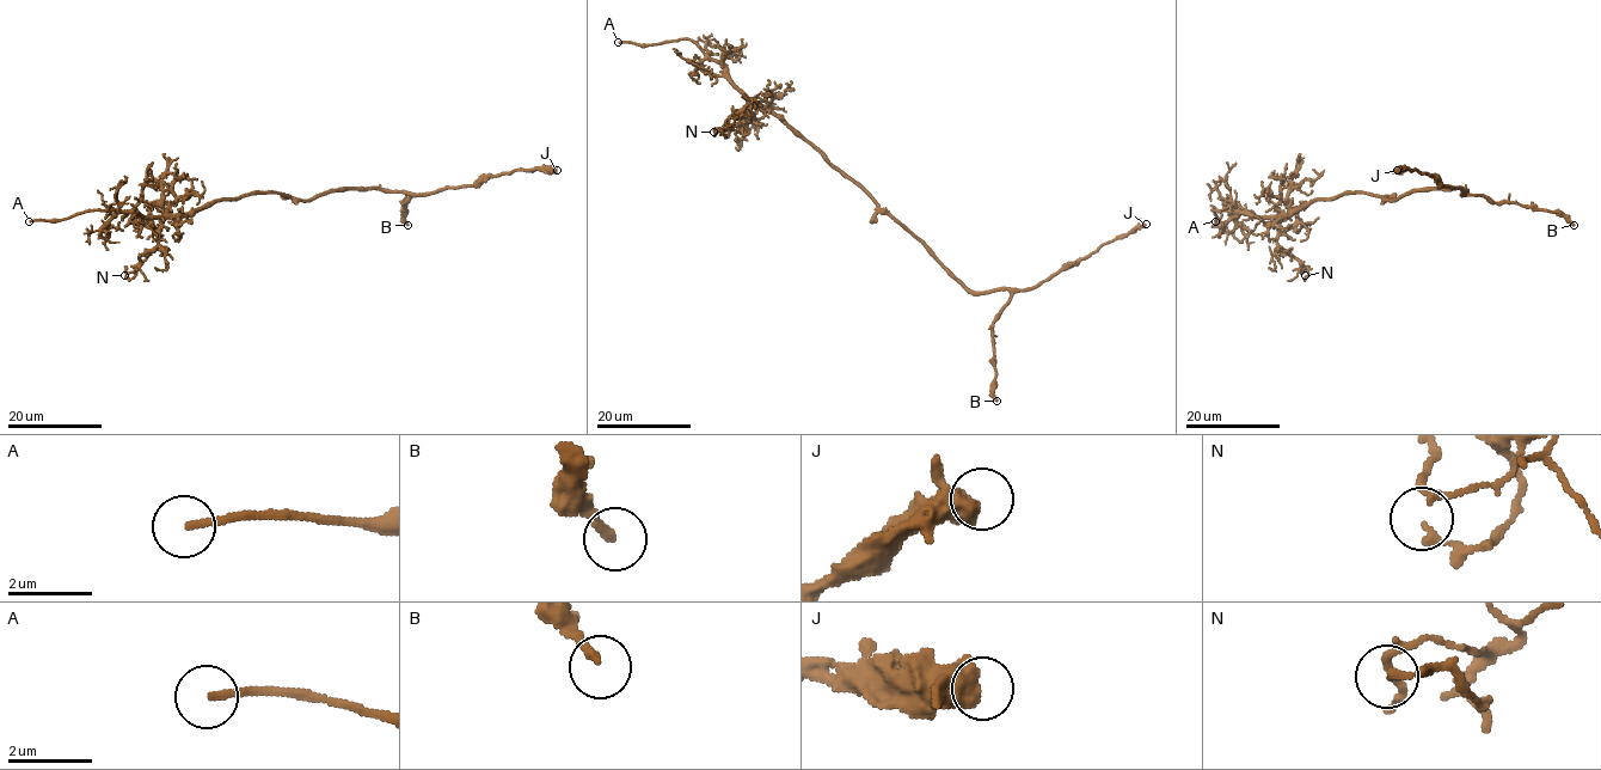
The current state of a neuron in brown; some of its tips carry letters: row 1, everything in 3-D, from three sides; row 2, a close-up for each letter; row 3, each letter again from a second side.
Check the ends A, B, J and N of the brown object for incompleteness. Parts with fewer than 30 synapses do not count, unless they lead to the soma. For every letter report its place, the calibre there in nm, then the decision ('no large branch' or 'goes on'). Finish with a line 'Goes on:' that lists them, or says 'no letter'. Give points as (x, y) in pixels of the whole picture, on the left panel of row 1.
A: at (29, 221); 170 nm thick; goes on
B: at (408, 225); 220 nm thick; no large branch
J: at (557, 170); 400 nm thick; no large branch
N: at (124, 275); 170 nm thick; no large branch
Goes on: A

